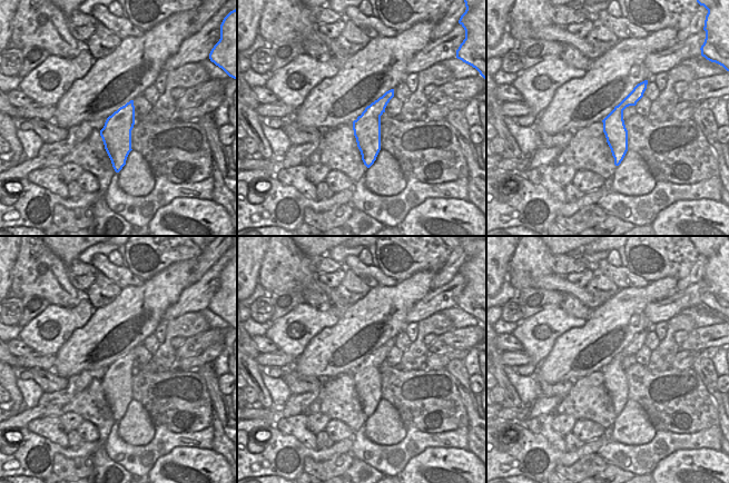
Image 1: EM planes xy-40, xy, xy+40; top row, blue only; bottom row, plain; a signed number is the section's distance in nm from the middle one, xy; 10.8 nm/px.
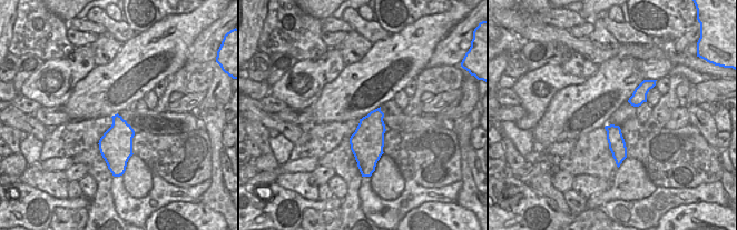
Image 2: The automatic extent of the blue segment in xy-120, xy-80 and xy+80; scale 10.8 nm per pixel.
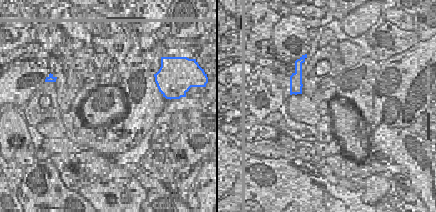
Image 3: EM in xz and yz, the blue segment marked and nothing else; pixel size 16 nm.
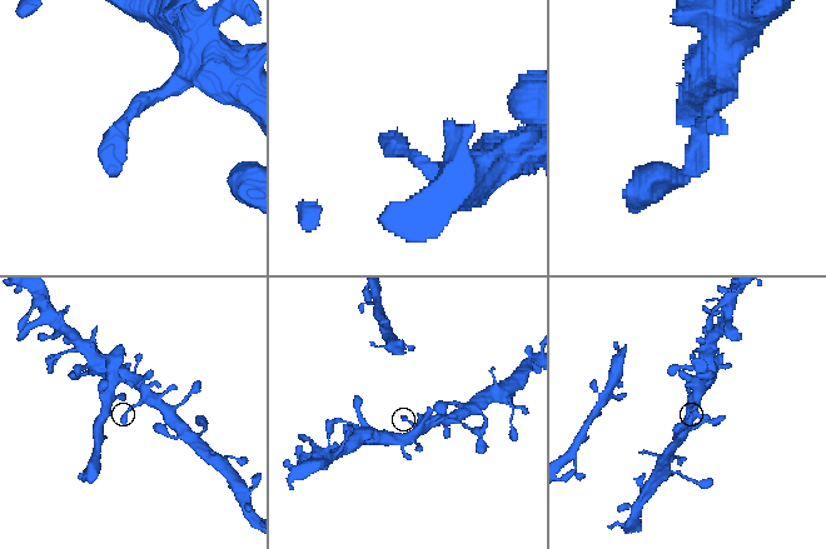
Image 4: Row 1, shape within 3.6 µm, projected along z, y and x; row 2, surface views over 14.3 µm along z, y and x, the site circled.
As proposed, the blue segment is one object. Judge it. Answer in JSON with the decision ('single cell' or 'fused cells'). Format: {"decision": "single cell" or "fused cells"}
{"decision": "single cell"}

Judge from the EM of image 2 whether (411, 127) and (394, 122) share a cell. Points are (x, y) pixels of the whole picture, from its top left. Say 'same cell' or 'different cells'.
same cell

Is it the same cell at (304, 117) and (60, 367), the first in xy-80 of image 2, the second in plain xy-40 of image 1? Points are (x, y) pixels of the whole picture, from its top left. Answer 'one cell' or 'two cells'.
two cells

